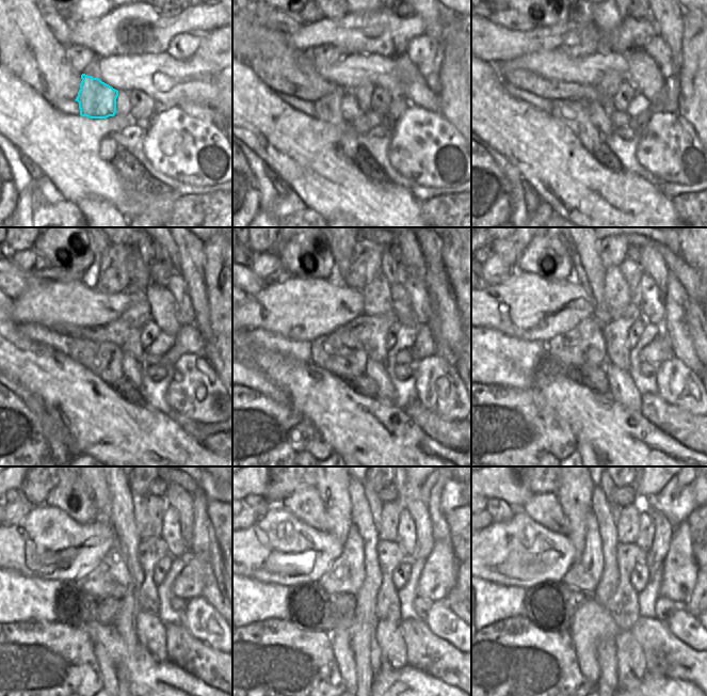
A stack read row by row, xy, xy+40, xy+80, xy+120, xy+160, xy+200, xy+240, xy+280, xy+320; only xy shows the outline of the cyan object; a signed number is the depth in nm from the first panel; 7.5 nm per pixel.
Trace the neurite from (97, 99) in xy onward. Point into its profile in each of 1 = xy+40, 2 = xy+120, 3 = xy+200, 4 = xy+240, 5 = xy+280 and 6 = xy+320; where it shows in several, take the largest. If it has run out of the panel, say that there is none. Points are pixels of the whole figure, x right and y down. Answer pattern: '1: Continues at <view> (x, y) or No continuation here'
1: Continues at xy+40 (334, 107)
2: Continues at xy+120 (133, 372)
3: Continues at xy+200 (622, 388)
4: Continues at xy+240 (150, 632)
5: Continues at xy+280 (388, 635)
6: Continues at xy+320 (631, 670)

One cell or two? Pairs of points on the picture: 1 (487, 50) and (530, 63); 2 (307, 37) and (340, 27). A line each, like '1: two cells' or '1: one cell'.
1: two cells
2: one cell

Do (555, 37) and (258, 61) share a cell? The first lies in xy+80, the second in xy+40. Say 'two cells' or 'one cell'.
two cells

